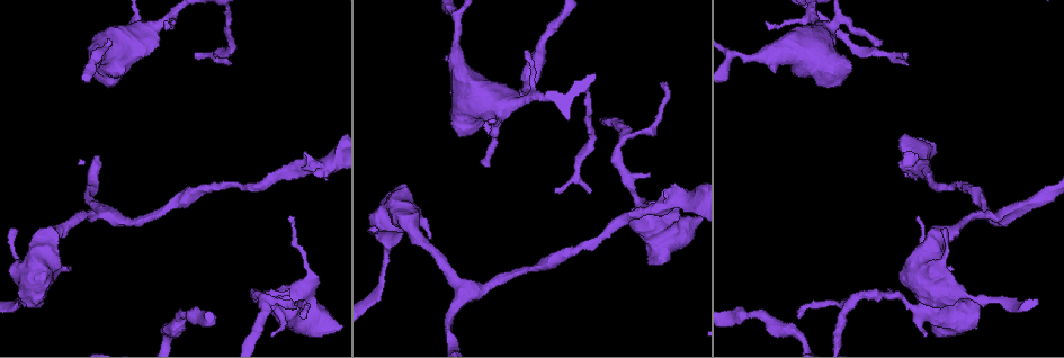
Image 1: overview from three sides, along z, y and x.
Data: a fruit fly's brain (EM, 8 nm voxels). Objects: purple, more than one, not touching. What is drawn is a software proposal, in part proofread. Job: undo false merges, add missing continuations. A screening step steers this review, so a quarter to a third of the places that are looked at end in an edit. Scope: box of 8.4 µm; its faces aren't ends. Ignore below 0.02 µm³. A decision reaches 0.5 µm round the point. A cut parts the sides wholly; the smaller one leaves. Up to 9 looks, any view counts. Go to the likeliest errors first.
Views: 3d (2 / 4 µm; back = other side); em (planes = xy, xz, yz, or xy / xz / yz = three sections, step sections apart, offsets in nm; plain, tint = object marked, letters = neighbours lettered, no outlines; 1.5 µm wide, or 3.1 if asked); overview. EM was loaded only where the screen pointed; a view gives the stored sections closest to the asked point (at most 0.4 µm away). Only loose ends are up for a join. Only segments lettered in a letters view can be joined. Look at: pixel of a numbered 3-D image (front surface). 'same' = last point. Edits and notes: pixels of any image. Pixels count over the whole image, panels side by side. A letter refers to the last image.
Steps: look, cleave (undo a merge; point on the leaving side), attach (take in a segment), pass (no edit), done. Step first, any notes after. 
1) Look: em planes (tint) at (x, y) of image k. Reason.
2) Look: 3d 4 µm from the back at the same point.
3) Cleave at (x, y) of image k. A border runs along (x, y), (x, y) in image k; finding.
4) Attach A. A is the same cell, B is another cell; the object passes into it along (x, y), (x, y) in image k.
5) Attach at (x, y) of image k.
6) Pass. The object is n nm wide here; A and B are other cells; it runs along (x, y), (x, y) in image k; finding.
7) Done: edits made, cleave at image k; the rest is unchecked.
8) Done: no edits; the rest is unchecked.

Look: 3d 2 µm at (485, 167) of image 1.

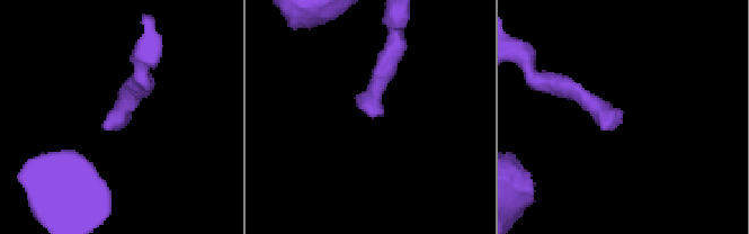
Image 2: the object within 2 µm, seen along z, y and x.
Look: em xz step 4 (plain) at (622, 123) of image 2.

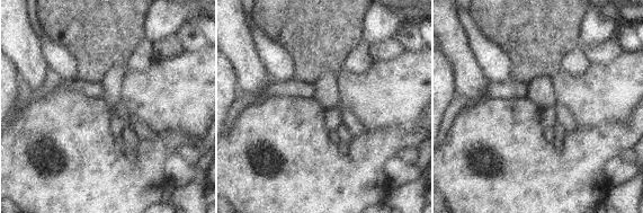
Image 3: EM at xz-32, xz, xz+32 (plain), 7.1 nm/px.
Look: em xz step 4 (letters) at the same point. What lies round it.

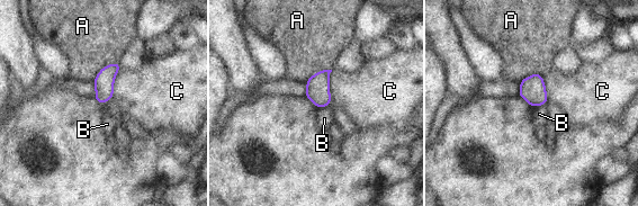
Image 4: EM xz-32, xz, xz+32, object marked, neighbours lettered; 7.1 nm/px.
Pass. A, B and C are other cells; a border runs along (545, 104), (533, 107) in image 4; no lettered segment goes on from it.

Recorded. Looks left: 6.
Look: 3d 4 µm at (391, 244) of image 1. Thick turns thin.

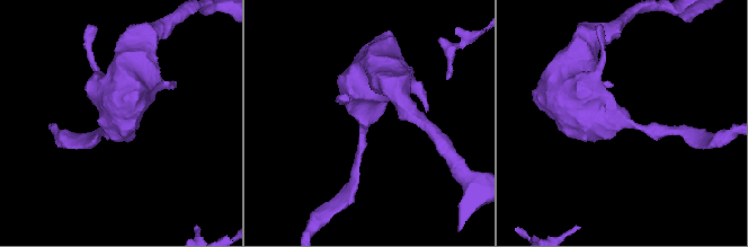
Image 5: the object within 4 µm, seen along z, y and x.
Look: em yz step 4 (letters) at (622, 118) of image 5.

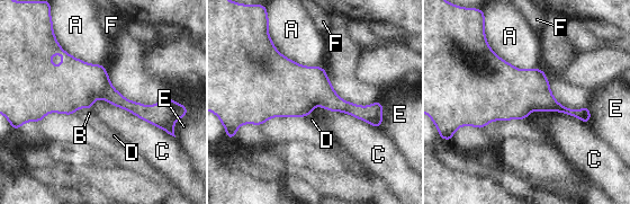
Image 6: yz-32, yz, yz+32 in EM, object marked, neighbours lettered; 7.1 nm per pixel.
Look: em planes (letters) at the same point.

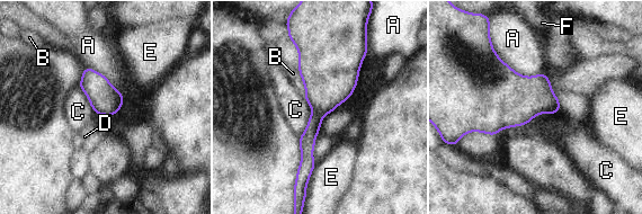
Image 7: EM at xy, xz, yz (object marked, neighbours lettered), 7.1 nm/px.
Pass. A, B, C, D, E and F are other cells; a border runs along (489, 32), (514, 70), (545, 73) in image 7; one neuron here.

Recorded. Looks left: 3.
Look: em planes (tint) at (924, 336) of image 1. Stops while still wide.

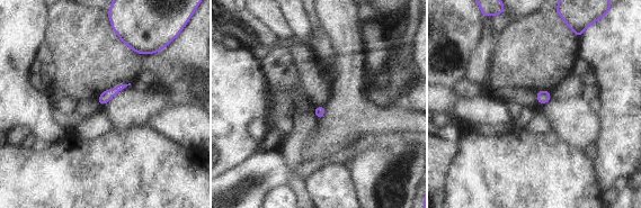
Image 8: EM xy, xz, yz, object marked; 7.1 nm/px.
Look: em planes (letters) at the same point. See the neighbours.

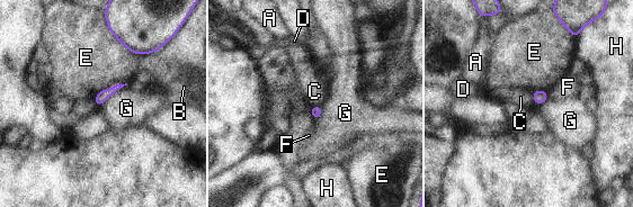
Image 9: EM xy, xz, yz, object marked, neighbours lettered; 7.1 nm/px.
Pass. A, B, C, D, E, F, G and H are other cells; a border runs along (126, 84), (110, 95), (98, 107) in image 9; no lettered segment goes on from it.

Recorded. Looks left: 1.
Done: no edits; the rest is unchecked.

